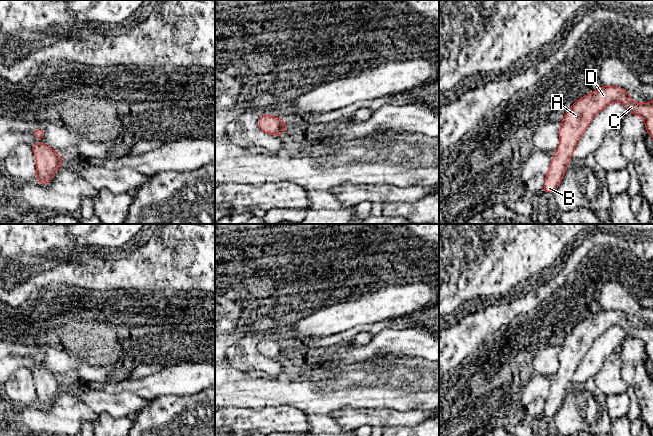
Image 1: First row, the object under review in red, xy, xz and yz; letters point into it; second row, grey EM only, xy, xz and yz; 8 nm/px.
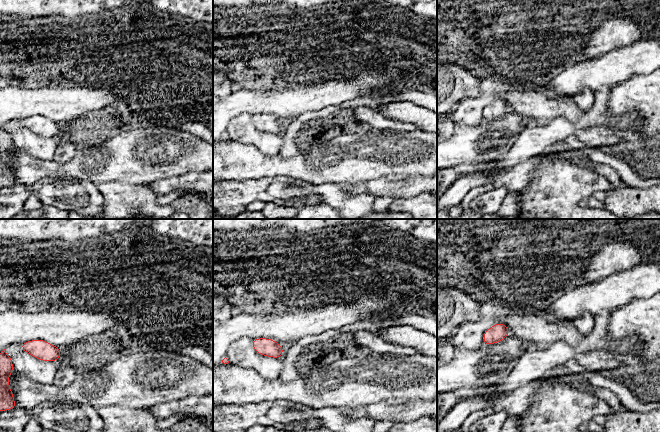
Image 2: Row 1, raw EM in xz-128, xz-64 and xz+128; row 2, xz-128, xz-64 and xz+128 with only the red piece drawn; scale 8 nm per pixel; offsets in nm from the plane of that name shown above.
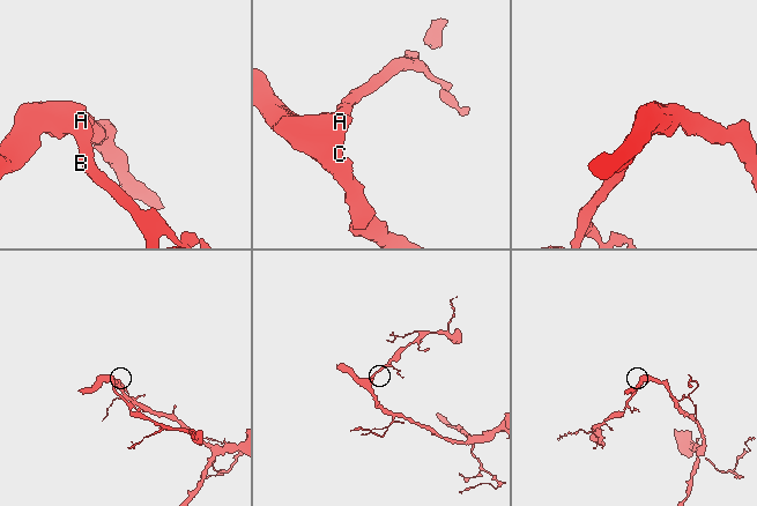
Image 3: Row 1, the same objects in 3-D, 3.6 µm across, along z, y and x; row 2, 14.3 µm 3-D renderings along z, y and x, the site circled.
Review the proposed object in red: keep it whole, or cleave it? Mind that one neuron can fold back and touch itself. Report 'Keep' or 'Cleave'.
Keep

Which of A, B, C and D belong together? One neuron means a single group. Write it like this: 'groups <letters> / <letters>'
groups A B C D

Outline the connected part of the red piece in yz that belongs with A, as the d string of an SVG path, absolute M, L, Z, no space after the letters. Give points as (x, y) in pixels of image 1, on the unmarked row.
M601 310L599 313L578 323L561 344L560 367L553 378L550 393L545 399L542 417L553 417L561 407L574 373L583 357L597 337L612 326L621 326L627 337L640 340L649 360L653 363L653 325L635 327L621 311Z

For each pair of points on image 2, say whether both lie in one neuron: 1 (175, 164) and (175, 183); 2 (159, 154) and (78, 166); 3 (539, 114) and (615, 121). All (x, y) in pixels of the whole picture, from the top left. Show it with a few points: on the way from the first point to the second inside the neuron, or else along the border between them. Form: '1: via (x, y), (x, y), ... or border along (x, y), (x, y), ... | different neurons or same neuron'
1: border along (198, 171), (152, 181) | different neurons
2: via (139, 156), (129, 156), (98, 164) | same neuron
3: border along (585, 112), (576, 120), (555, 118) | different neurons

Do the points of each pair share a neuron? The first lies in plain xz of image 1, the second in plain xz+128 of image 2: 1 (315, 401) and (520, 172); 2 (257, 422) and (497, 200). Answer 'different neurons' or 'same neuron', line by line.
1: same neuron
2: same neuron

